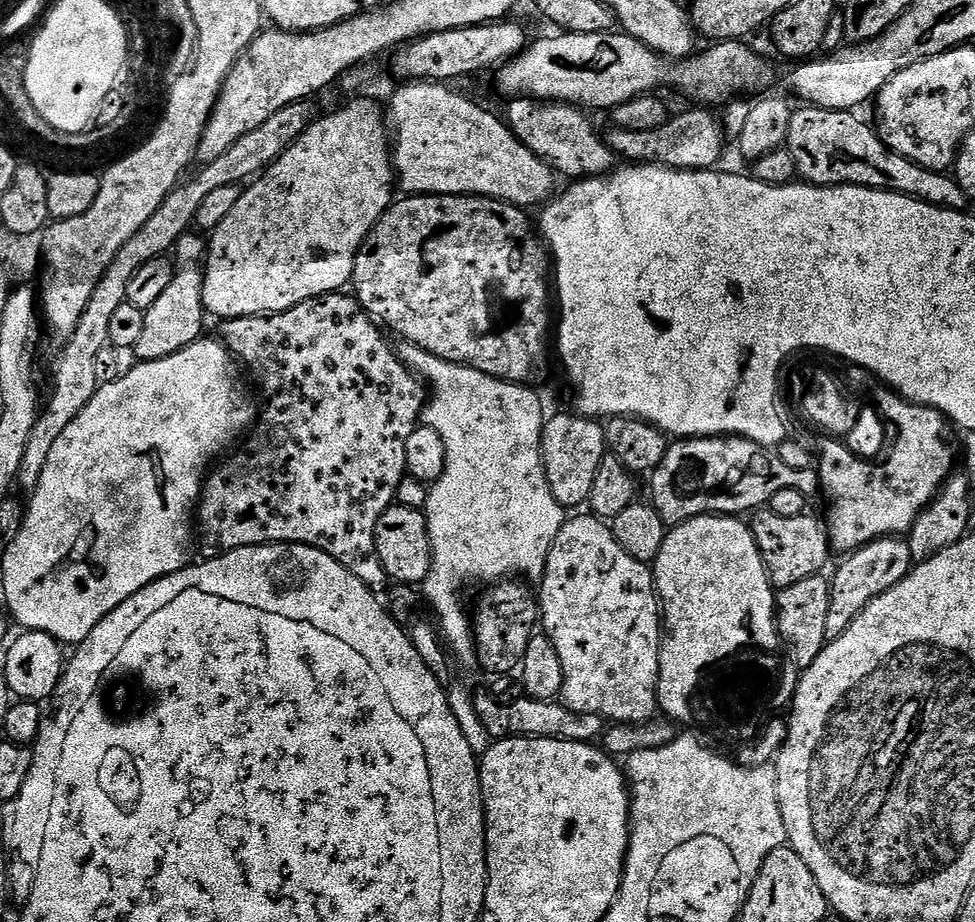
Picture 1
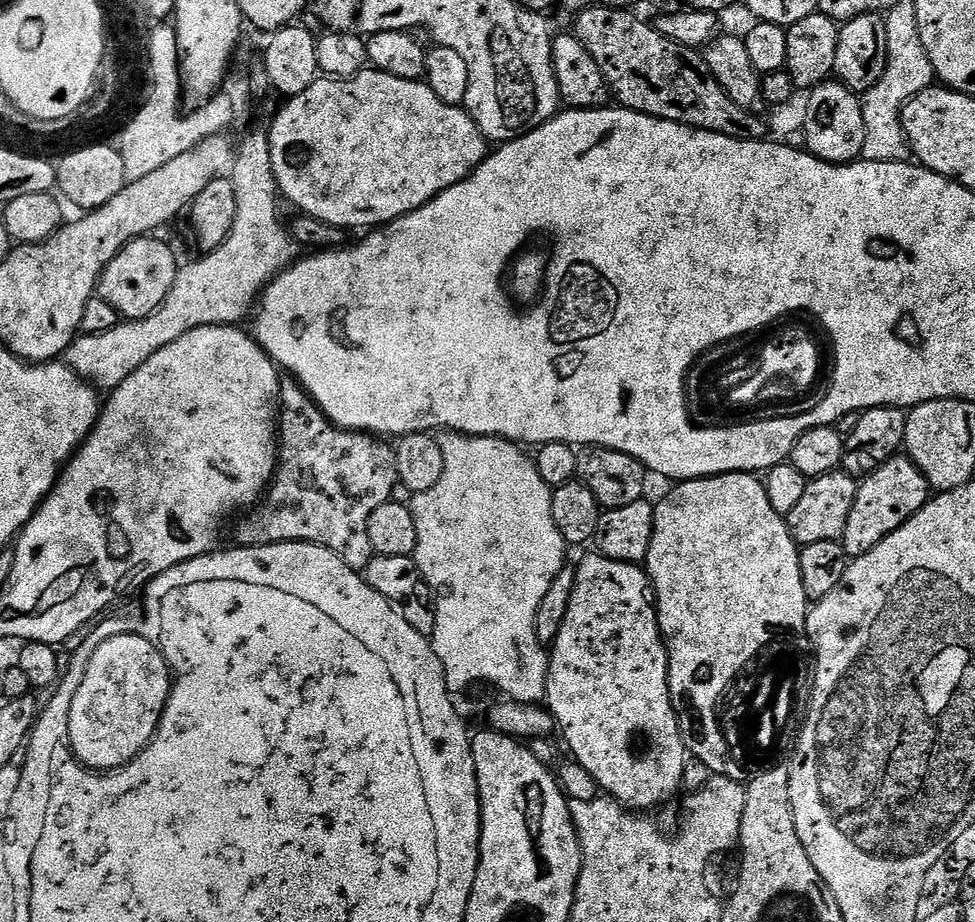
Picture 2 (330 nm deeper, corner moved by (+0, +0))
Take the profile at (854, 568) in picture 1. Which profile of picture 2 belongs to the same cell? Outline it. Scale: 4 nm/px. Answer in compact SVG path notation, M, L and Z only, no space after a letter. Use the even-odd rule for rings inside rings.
M897 454L890 457L878 470L859 481L854 498L854 510L850 510L850 518L846 521L843 546L844 553L855 558L874 550L882 538L894 534L898 526L902 526L930 499L930 489L922 470L914 466L907 455Z

